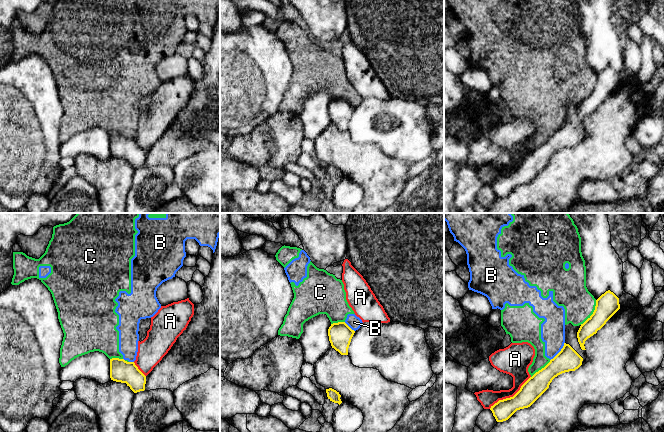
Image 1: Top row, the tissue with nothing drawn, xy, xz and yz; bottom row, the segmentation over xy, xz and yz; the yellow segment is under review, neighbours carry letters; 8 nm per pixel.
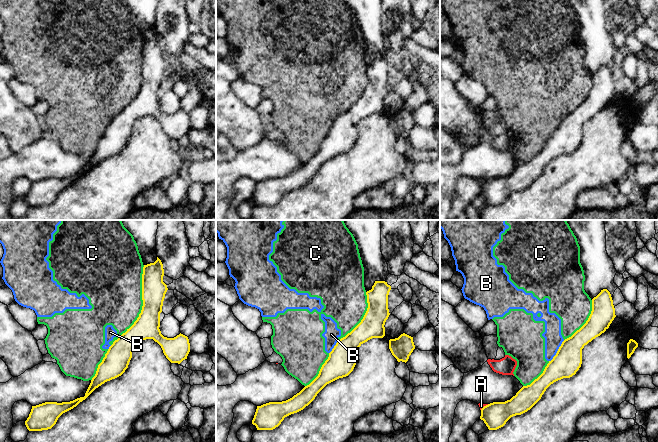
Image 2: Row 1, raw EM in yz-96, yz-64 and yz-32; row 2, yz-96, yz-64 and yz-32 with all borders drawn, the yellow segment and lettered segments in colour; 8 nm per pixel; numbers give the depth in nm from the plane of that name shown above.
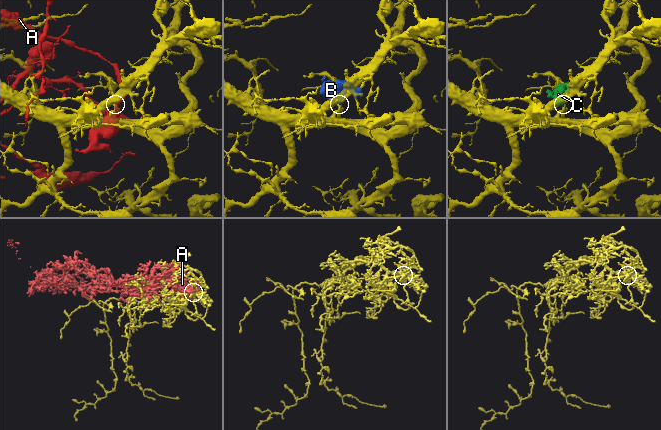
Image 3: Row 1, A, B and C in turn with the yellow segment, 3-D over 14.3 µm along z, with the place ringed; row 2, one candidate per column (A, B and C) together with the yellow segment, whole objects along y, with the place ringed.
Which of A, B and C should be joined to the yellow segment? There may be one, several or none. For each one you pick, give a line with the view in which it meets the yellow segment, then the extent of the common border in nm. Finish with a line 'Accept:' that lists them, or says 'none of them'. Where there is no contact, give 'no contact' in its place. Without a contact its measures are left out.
Accept: none of them

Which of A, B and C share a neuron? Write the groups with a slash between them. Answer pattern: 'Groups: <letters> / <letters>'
Groups: A / B C

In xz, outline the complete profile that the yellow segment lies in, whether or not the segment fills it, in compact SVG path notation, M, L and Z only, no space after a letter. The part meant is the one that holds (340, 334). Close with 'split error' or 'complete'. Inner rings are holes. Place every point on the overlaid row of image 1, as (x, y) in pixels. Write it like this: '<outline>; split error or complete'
M345 322L333 323L328 329L329 341L332 348L341 355L348 355L348 348L355 331Z; complete

